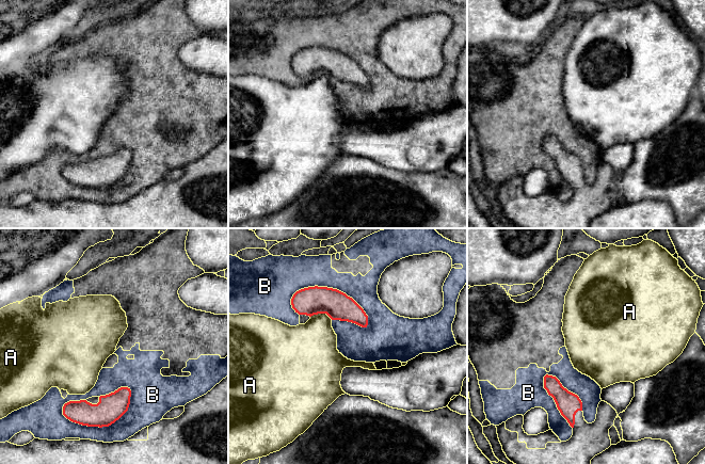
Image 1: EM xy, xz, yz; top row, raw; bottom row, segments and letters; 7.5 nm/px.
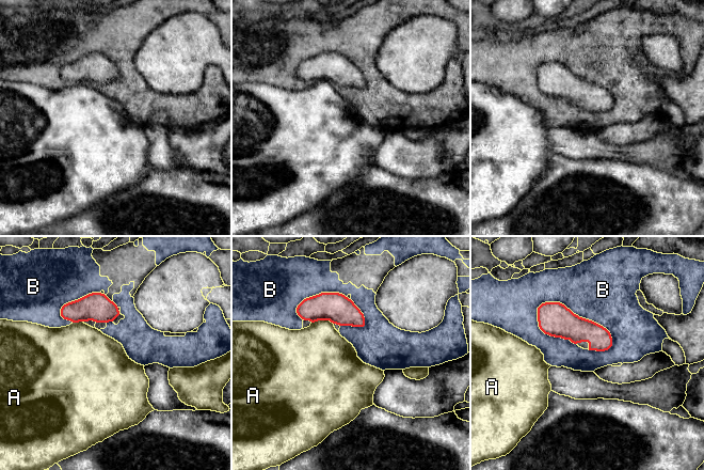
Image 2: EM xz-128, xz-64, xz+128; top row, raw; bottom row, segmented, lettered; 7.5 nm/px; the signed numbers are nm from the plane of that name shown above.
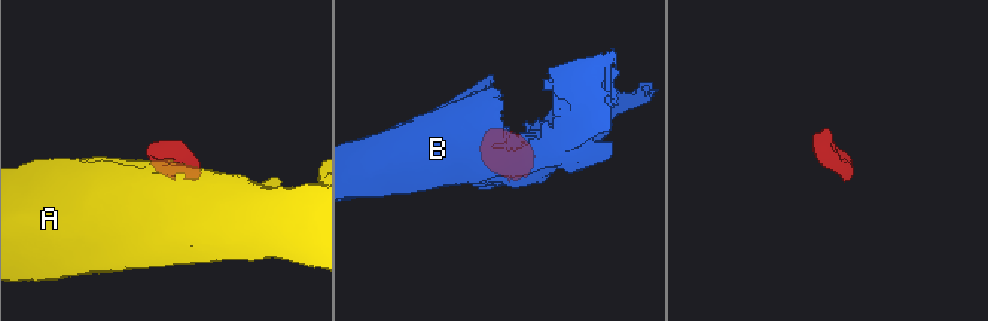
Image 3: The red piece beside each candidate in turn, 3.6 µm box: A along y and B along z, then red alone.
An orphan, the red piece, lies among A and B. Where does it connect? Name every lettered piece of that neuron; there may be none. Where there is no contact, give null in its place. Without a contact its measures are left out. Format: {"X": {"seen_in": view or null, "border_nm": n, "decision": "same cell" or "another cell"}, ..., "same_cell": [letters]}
{"A": {"seen_in": "xz", "border_nm": 170, "decision": "another cell"}, "B": {"seen_in": "xy", "border_nm": 550, "decision": "another cell"}, "same_cell": []}

